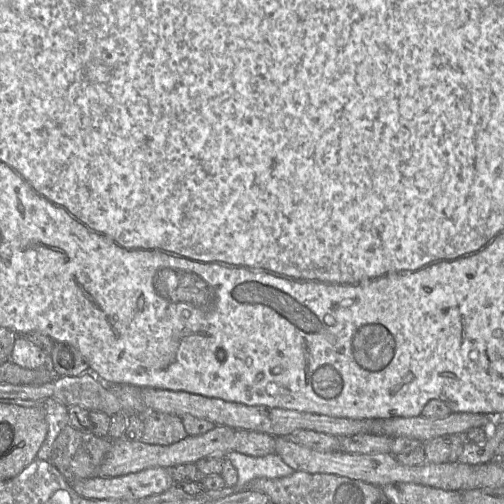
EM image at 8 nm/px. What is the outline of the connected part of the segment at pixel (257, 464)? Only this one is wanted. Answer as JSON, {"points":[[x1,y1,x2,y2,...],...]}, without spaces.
{"points":[[233,451,227,458,238,473,235,485,237,491,246,489,246,486,256,478,277,479,290,476,294,470,288,466,276,453,260,457,253,457]]}

